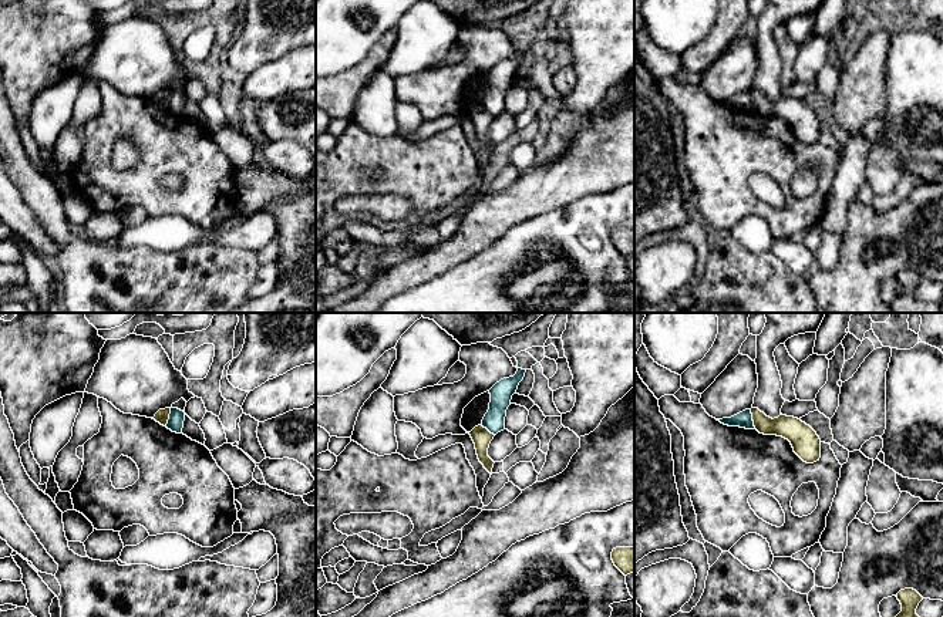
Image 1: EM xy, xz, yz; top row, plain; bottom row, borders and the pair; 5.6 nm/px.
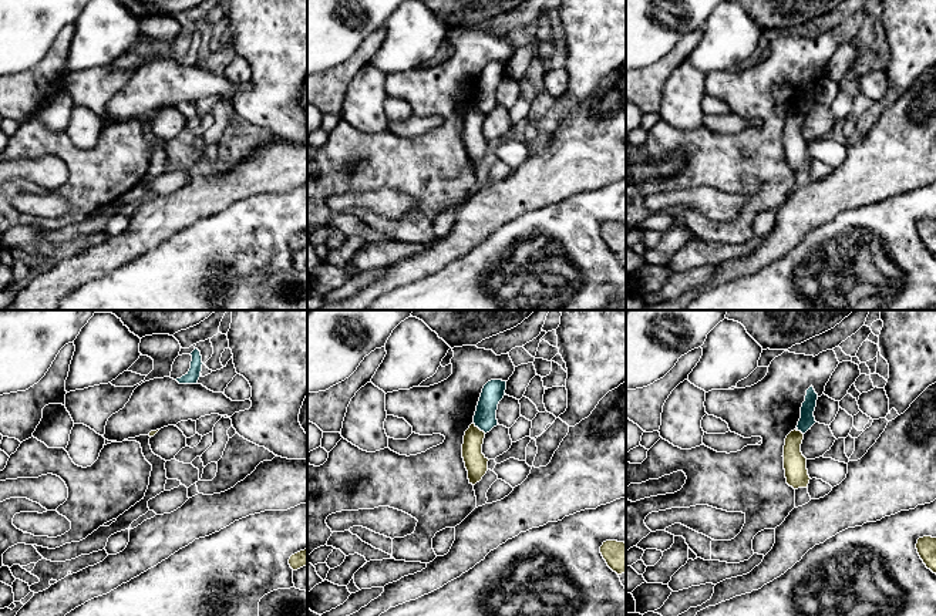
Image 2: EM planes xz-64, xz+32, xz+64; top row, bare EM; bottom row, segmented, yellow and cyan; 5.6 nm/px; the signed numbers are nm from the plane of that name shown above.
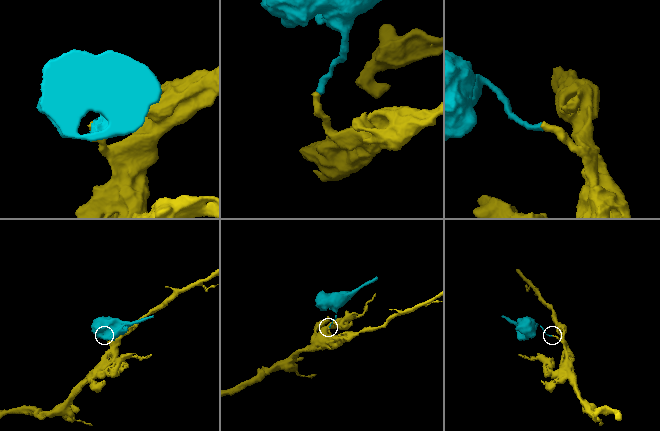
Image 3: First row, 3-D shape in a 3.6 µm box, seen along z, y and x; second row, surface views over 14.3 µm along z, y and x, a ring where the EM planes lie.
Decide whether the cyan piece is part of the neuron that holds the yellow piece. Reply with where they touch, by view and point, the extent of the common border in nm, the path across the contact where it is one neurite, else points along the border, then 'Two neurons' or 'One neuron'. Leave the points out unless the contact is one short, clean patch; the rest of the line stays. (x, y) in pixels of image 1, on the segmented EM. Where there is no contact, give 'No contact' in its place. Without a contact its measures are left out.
Touches yellow at yz (753, 420). Shared border 120 nm. Boundary: yz (750, 410), (755, 428). Two neurons

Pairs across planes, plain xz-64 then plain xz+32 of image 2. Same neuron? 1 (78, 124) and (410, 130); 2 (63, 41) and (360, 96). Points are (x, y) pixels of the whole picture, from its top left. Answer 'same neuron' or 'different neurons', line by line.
1: different neurons
2: different neurons

